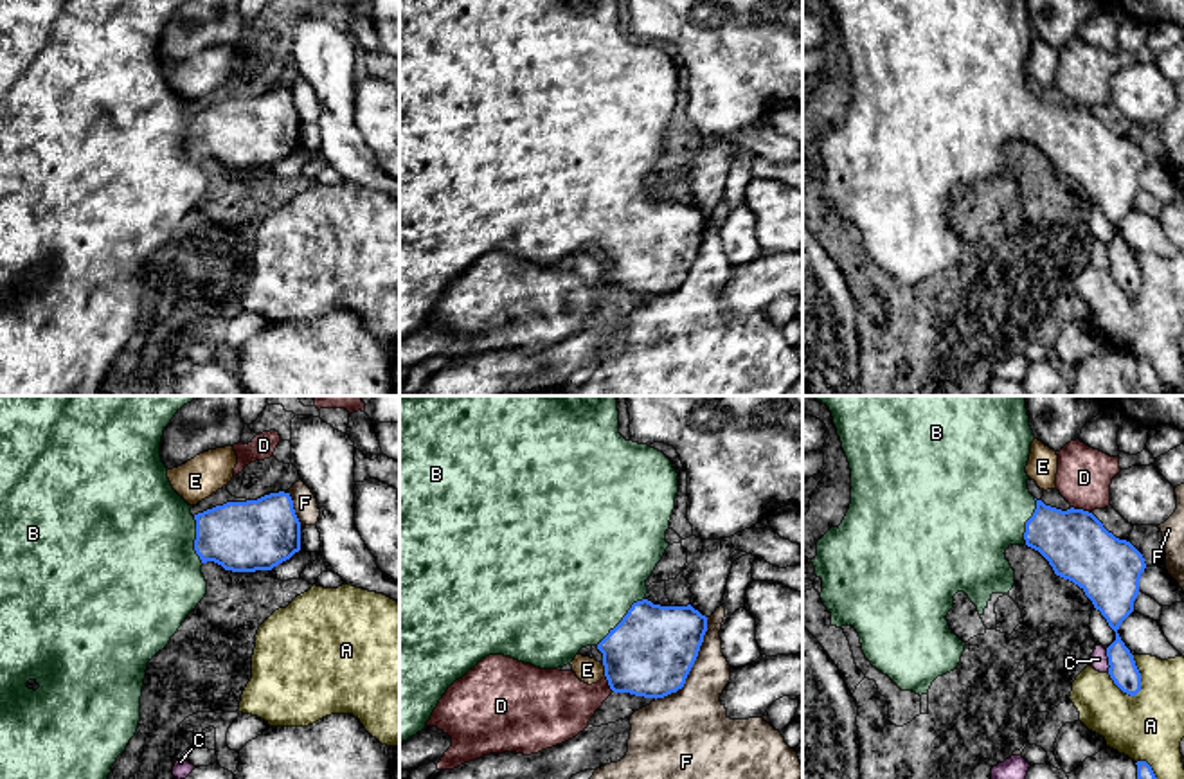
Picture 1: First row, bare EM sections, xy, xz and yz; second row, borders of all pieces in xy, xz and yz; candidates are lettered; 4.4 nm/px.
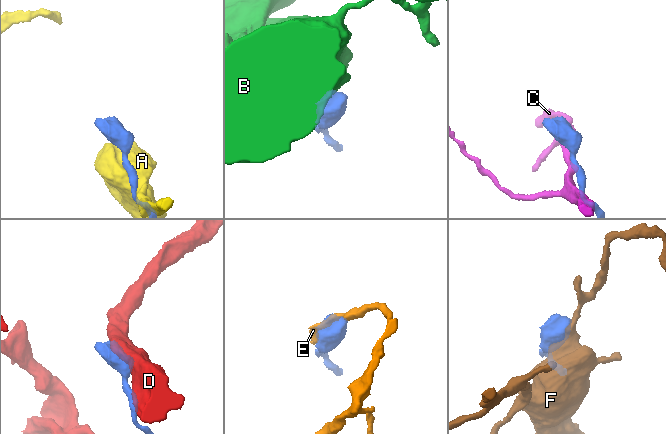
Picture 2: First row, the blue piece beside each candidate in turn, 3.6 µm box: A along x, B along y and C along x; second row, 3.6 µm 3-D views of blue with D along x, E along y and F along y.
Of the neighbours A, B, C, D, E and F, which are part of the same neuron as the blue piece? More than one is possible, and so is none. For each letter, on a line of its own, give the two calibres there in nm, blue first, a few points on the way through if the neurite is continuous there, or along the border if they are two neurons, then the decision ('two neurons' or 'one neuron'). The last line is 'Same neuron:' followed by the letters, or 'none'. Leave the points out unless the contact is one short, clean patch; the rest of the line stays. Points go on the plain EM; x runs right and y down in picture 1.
A: calibres 120 and 300 nm; two neurons
B: calibres 380 and 480 nm; way xz (650, 250), (623, 216), (580, 180); one neuron
C: calibres 140 and 80 nm; two neurons
D: calibres 300 and 240 nm; border yz (1071, 103), (1091, 110); two neurons
E: calibres 380 and 110 nm; border xz (601, 261), (605, 272); two neurons
F: calibres 380 and 300 nm; two neurons
Same neuron: B

